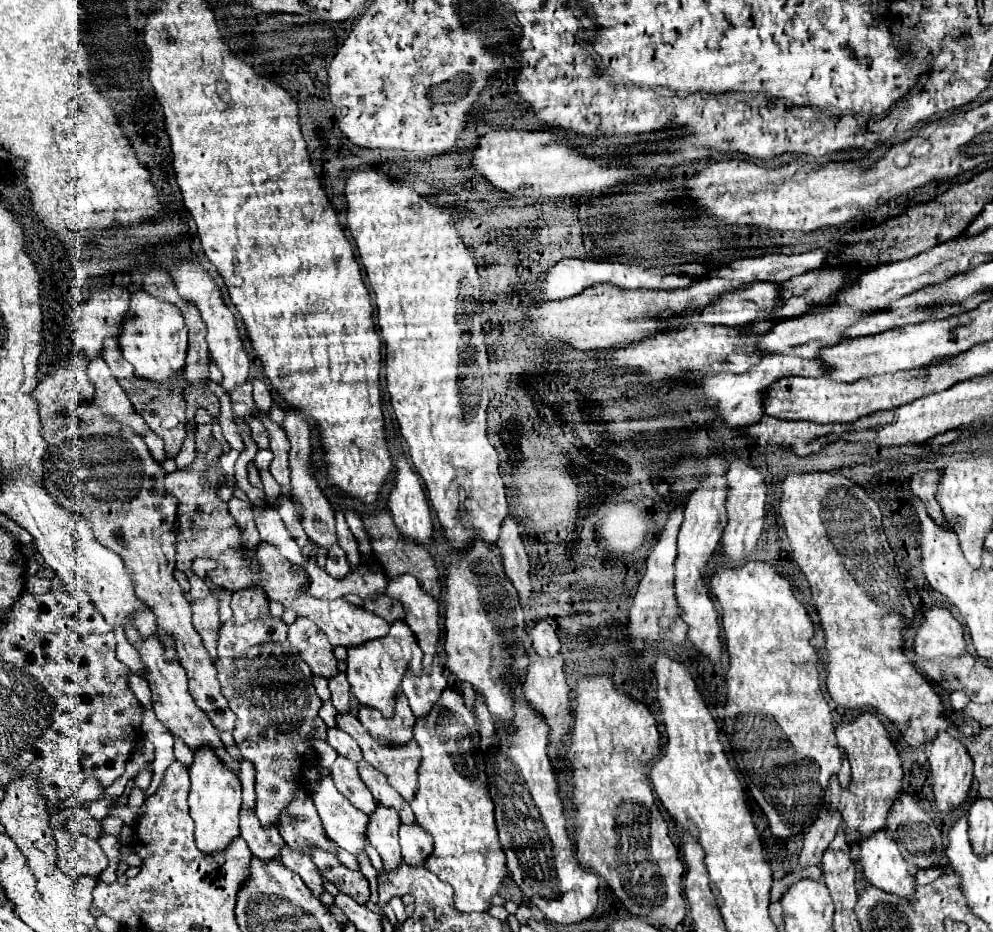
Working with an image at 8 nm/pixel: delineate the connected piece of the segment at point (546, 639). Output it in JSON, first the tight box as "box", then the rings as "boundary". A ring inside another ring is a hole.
{"box":[530,621,560,659],"boundary":[[[540,621],[530,629],[530,639],[532,639],[532,649],[540,657],[548,659],[560,651],[560,639],[556,635],[556,629],[546,621]]]}

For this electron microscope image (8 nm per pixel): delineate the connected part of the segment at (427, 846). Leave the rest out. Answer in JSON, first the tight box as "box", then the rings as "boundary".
{"box":[400,825,432,867],"boundary":[[[400,825],[400,847],[404,861],[412,867],[424,865],[424,859],[432,855],[432,837],[426,835],[422,827],[414,825]]]}

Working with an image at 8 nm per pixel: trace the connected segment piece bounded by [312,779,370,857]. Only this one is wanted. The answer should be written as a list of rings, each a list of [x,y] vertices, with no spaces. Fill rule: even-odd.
[[[322,779],[318,791],[312,793],[326,835],[340,849],[352,853],[354,857],[360,857],[360,853],[366,851],[366,827],[370,817],[356,811],[356,807],[352,807],[352,803],[348,803],[348,799],[336,791],[334,783],[330,779],[326,781],[328,783]]]

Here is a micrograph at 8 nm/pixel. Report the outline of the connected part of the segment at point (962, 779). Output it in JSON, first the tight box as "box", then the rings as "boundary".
{"box":[926,731,974,815],"boundary":[[[946,731],[938,733],[938,737],[932,741],[930,749],[926,751],[928,755],[928,763],[930,763],[930,775],[932,775],[932,791],[934,791],[934,801],[936,801],[936,809],[942,815],[948,815],[952,811],[962,809],[962,805],[968,799],[968,791],[972,787],[972,767],[974,761],[968,755],[966,747],[956,741],[954,737],[950,737]]]}

